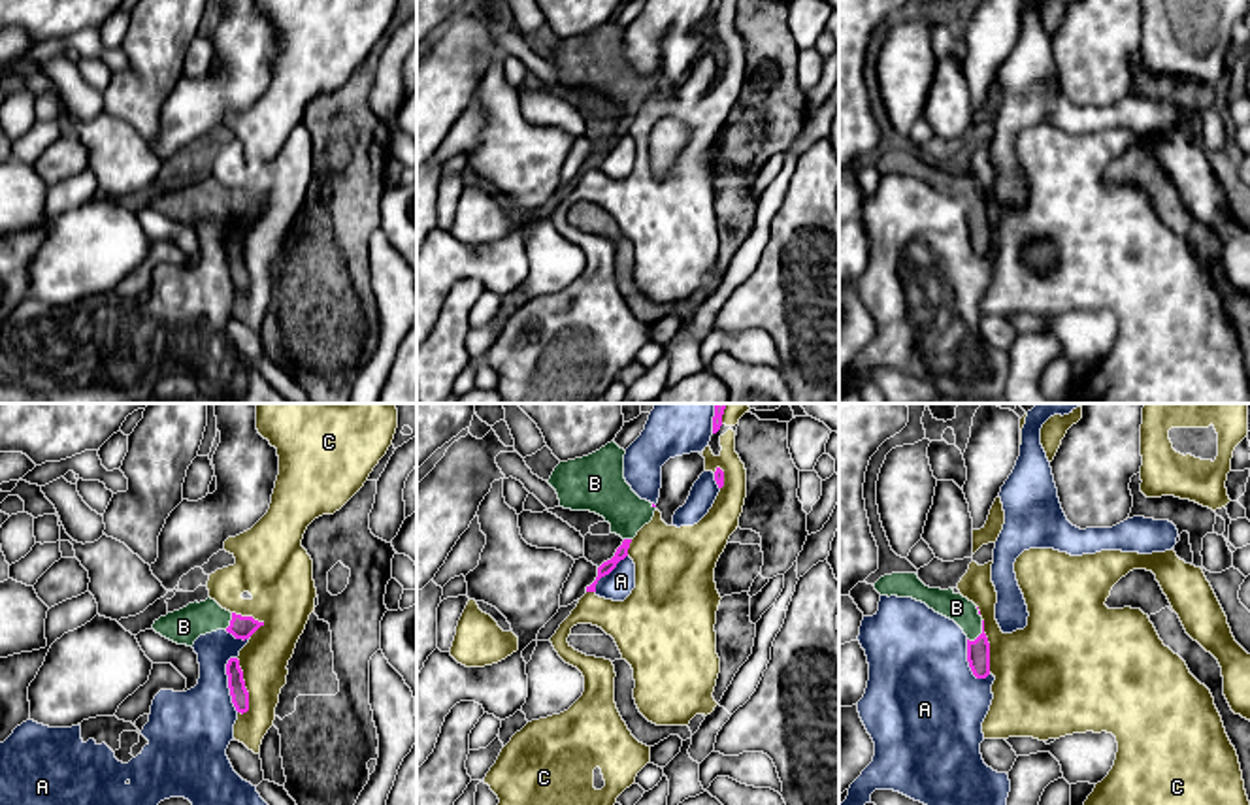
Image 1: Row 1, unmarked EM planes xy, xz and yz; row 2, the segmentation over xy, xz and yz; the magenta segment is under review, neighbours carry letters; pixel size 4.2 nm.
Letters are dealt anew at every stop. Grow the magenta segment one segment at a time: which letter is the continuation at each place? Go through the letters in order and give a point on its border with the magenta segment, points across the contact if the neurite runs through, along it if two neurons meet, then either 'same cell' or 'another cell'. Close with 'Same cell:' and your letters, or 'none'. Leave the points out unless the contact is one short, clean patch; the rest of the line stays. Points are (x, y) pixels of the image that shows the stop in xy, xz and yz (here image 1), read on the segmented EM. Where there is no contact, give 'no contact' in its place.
A: contact xy (229, 685); another cell
B: contact yz (983, 632); same cell
C: contact xy (244, 687); another cell
Same cell: B

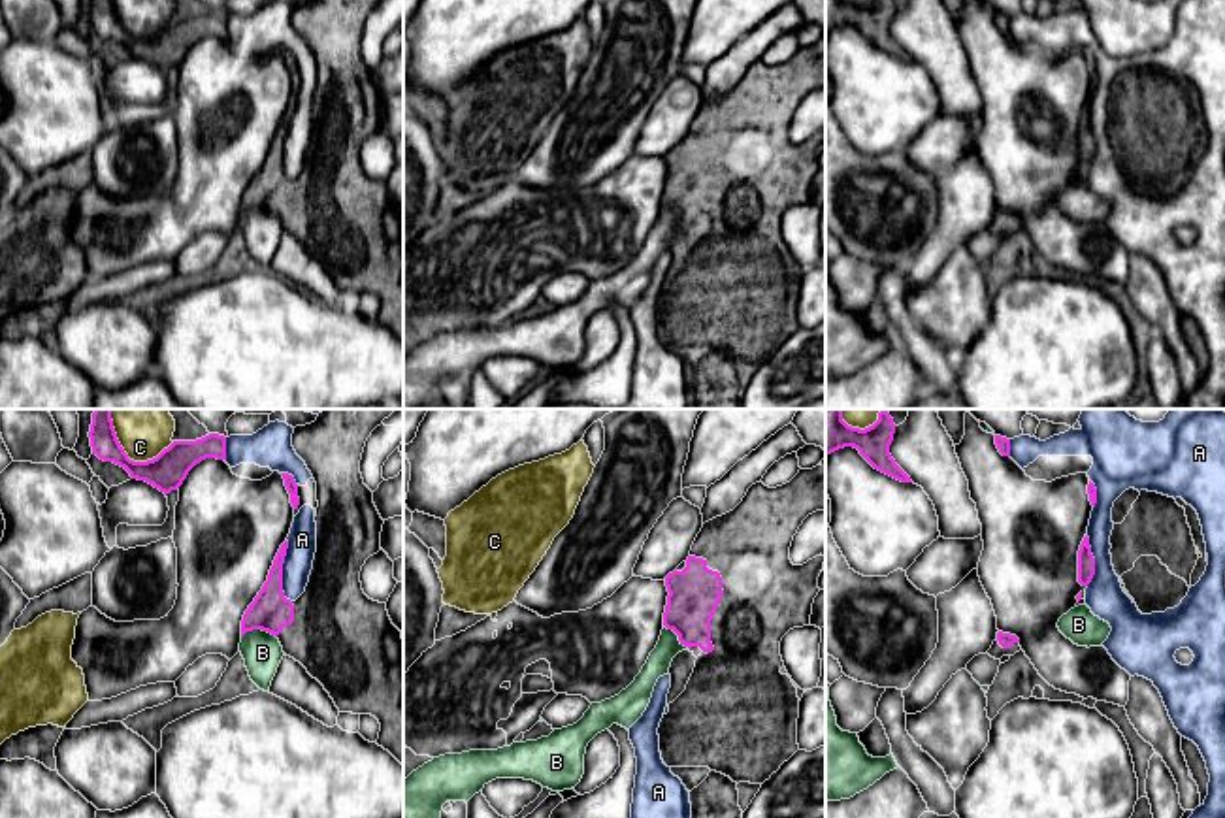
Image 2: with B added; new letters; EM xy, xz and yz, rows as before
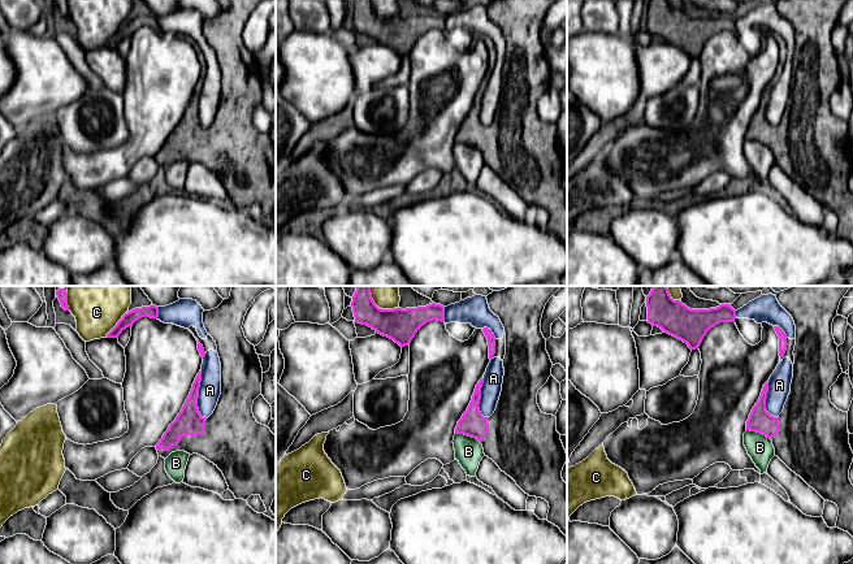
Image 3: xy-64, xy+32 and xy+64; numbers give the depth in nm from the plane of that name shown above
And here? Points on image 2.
A: contact xy (281, 572); another cell
B: contact xy (259, 628); border xy (276, 636), (264, 630), (249, 630), (242, 638); another cell
C: contact xy (127, 457); another cell
Same cell: none

